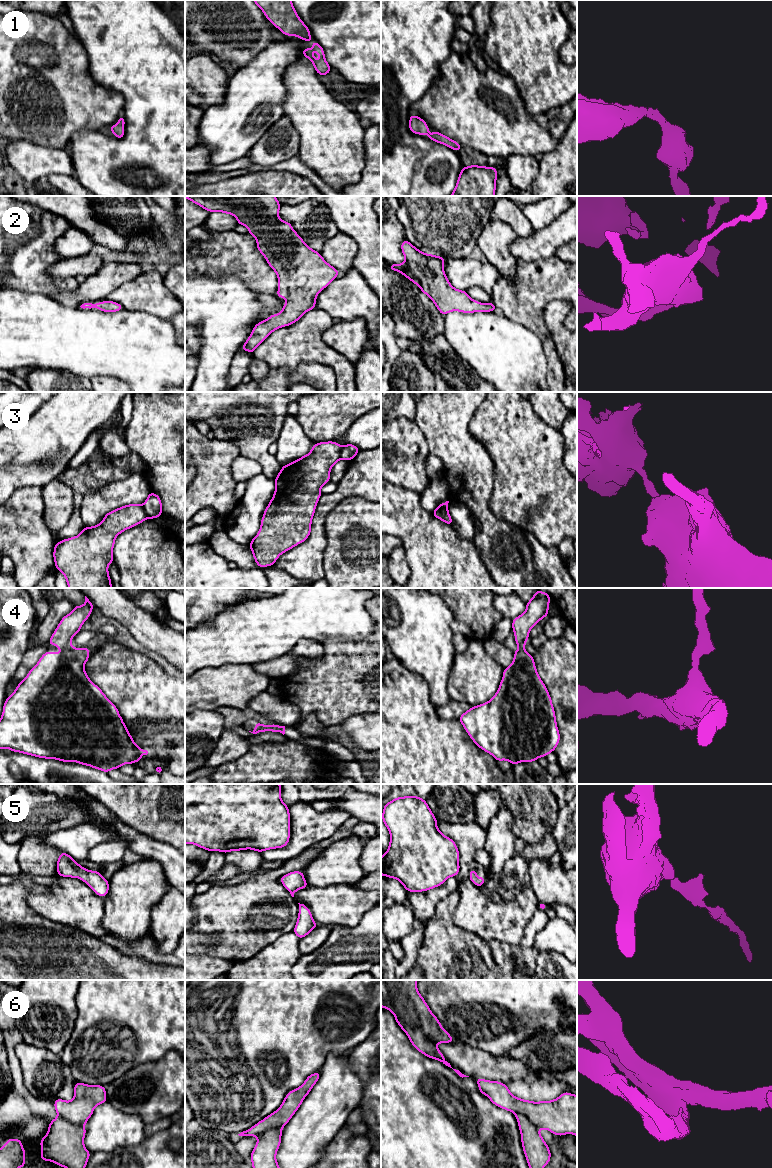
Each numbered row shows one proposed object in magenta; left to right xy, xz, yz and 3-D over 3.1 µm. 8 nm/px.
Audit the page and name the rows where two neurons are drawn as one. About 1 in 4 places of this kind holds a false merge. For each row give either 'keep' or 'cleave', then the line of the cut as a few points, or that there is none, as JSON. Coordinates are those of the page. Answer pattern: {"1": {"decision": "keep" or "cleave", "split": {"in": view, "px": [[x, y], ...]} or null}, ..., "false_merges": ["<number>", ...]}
{"1": {"decision": "keep", "split": null}, "2": {"decision": "keep", "split": null}, "3": {"decision": "cleave", "split": {"in": "xy", "px": [[143, 505], [143, 510], [148, 517]]}}, "4": {"decision": "keep", "split": null}, "5": {"decision": "keep", "split": null}, "6": {"decision": "keep", "split": null}, "false_merges": ["3"]}

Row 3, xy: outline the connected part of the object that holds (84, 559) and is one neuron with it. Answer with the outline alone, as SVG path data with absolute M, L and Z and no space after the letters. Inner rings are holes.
M128 504L108 512L100 524L55 543L54 567L64 574L68 588L112 588L108 566L114 562L115 539L147 518L143 504Z

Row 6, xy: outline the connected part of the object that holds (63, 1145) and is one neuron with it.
M76 1082L71 1101L54 1100L58 1116L50 1121L47 1135L41 1138L41 1160L64 1168L85 1168L91 1153L84 1146L85 1124L94 1108L107 1102L101 1085Z

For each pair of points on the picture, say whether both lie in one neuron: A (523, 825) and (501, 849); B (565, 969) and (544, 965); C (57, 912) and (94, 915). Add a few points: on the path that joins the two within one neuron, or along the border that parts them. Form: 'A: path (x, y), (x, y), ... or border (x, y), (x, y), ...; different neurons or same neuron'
A: border (508, 811), (512, 816), (512, 832), (516, 836); different neurons
B: path (560, 969), (553, 969), (549, 965); same neuron
C: path (66, 912), (85, 912); same neuron

